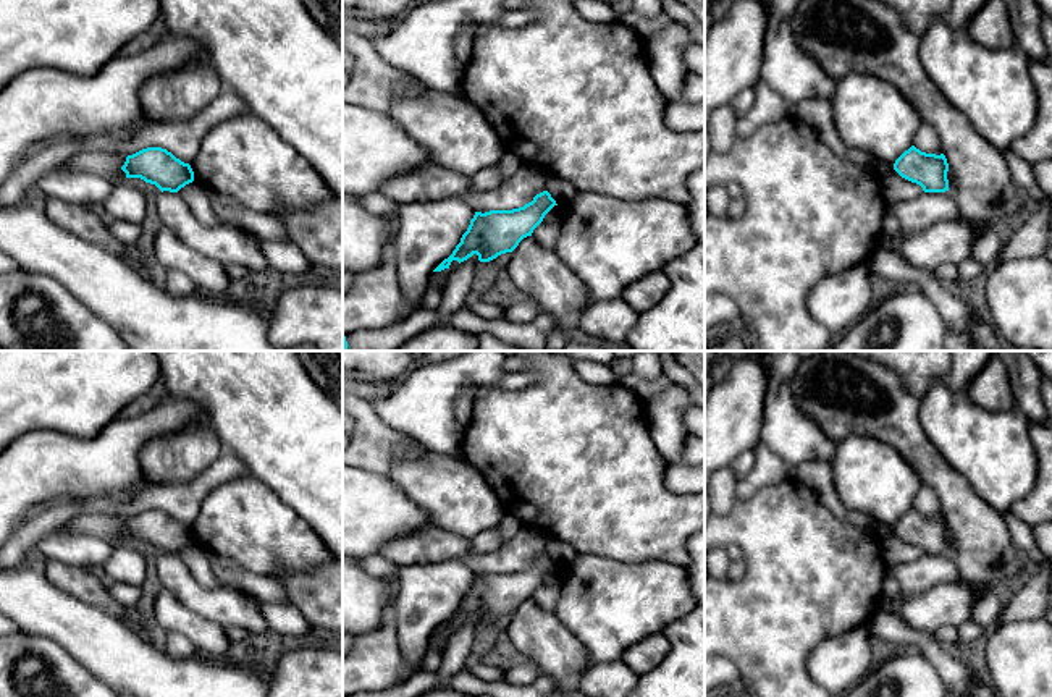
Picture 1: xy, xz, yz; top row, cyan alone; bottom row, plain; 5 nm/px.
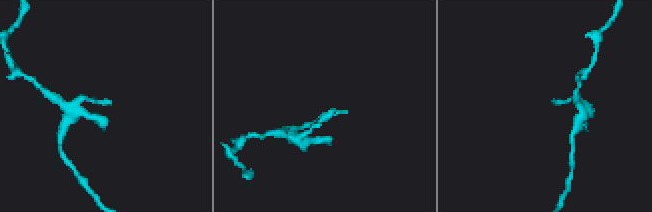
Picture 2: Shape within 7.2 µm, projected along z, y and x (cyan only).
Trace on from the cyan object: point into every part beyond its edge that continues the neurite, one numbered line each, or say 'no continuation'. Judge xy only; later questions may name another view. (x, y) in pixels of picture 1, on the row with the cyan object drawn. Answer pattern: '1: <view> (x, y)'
no continuation

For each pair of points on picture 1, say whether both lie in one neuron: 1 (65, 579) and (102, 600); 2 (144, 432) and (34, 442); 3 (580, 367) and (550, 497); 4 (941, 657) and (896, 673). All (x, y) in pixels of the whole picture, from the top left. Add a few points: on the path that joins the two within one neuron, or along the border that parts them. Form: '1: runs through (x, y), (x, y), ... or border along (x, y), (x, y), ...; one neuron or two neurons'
1: runs through (75, 581), (92, 591); one neuron
2: runs through (117, 447), (113, 450), (62, 450); one neuron
3: border along (572, 367), (590, 384), (616, 384); two neurons
4: border along (905, 649), (920, 652), (942, 680); two neurons

